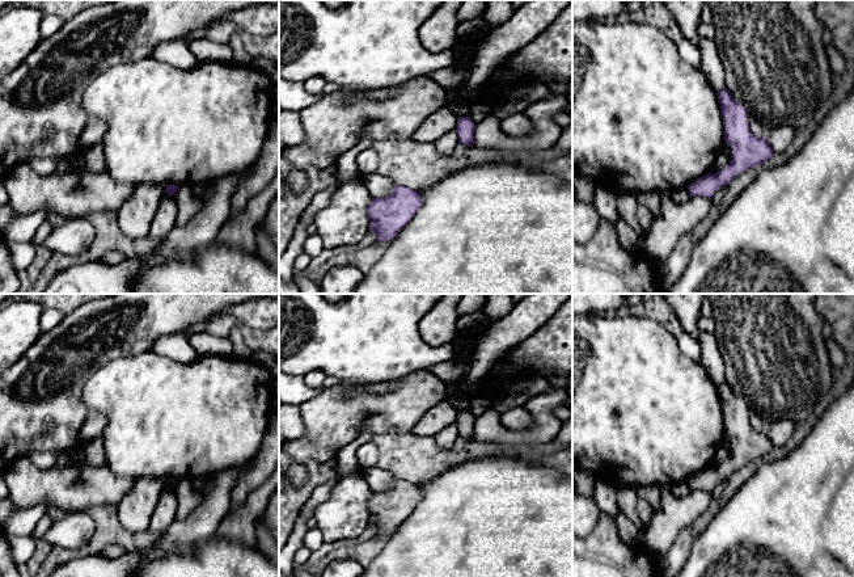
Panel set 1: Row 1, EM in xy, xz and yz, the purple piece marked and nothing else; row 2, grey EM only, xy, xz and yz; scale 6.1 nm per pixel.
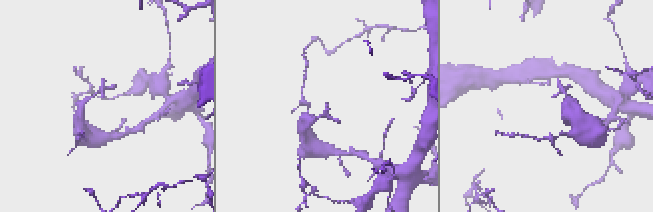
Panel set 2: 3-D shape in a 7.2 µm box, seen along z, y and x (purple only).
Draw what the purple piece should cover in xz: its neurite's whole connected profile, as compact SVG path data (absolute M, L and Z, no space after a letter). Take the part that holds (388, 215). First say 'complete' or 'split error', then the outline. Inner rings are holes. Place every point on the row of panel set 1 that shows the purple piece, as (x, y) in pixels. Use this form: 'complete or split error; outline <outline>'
complete; outline M396 185L393 193L384 198L372 198L368 206L369 231L377 235L376 241L396 237L422 206L417 190Z

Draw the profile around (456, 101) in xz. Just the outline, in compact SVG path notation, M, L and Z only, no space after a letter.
M458 90L447 92L445 105L457 115L457 117L469 117L470 102L461 94Z

